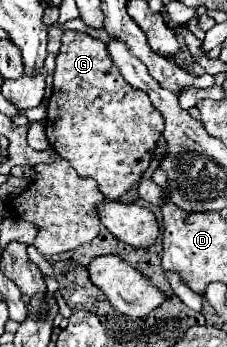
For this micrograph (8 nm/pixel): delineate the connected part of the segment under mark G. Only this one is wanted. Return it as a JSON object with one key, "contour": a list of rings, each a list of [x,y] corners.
{"contour":[[[69,30],[63,34],[61,50],[57,54],[57,66],[53,70],[53,94],[47,104],[45,128],[53,150],[69,160],[79,176],[93,178],[105,198],[117,200],[129,188],[139,184],[141,174],[154,158],[157,140],[163,134],[163,116],[151,104],[145,92],[131,88],[131,84],[127,84],[123,76],[119,76],[119,68],[115,68],[105,42],[89,34]]]}

